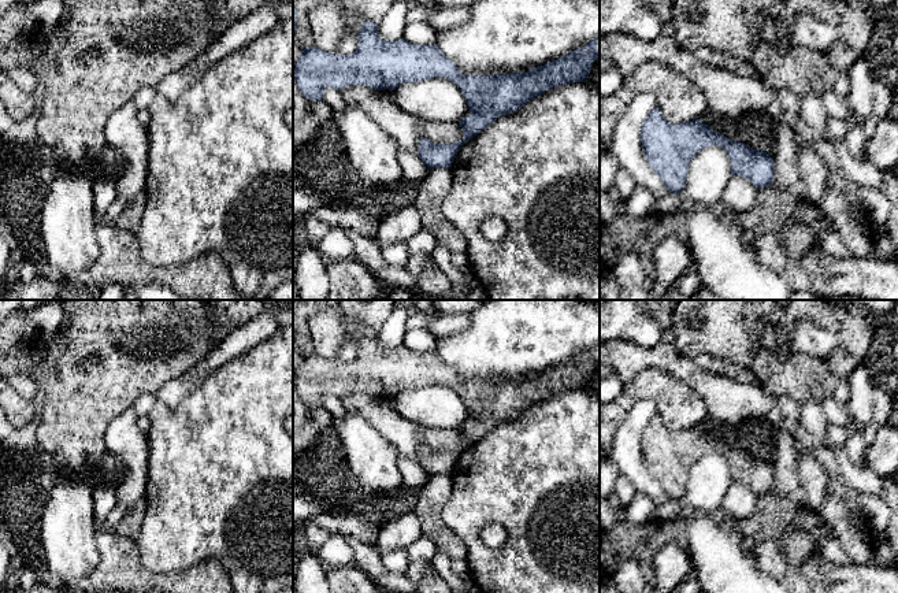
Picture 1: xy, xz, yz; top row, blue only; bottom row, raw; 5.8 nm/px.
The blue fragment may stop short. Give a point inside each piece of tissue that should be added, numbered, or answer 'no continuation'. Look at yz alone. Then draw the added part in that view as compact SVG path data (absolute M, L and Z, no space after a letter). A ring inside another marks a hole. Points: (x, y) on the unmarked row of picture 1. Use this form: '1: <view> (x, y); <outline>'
no continuation

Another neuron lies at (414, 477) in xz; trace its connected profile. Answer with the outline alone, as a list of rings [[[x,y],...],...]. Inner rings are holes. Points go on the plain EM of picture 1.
[[[398,455],[397,467],[402,478],[400,493],[416,492],[430,479],[430,475],[422,468],[422,466],[407,456]]]

